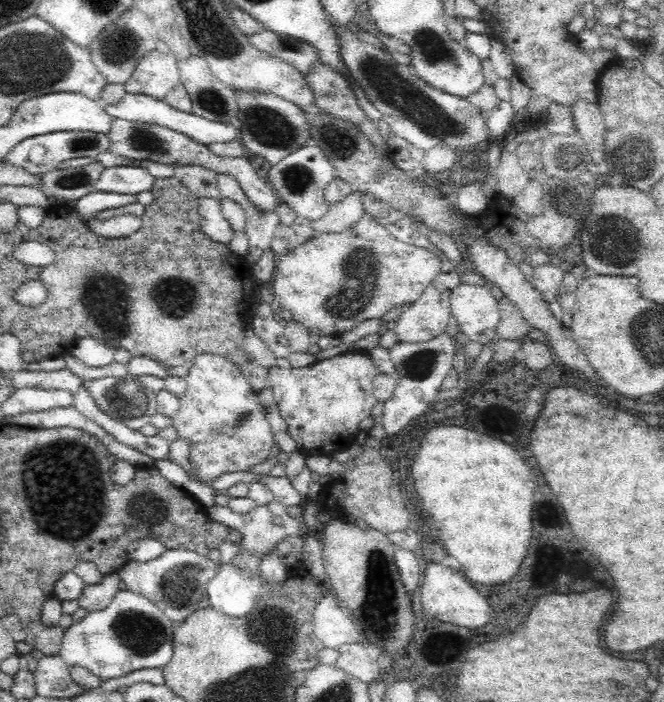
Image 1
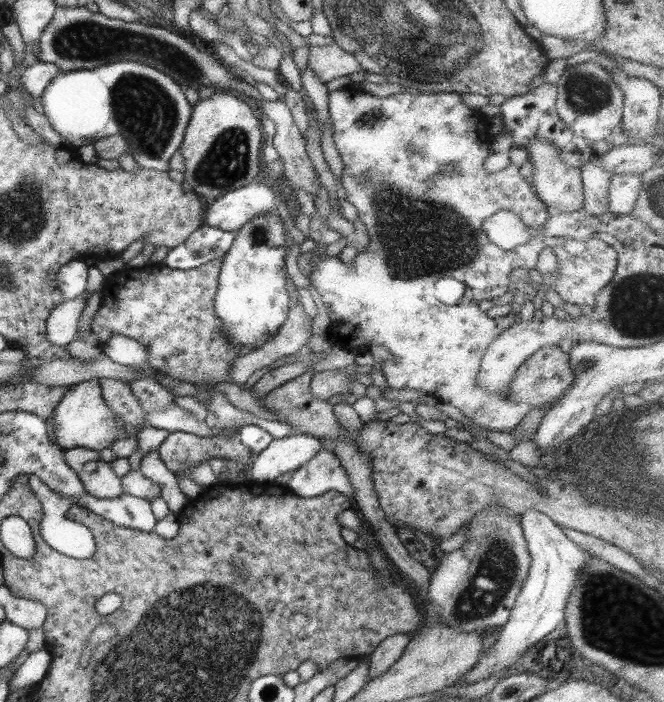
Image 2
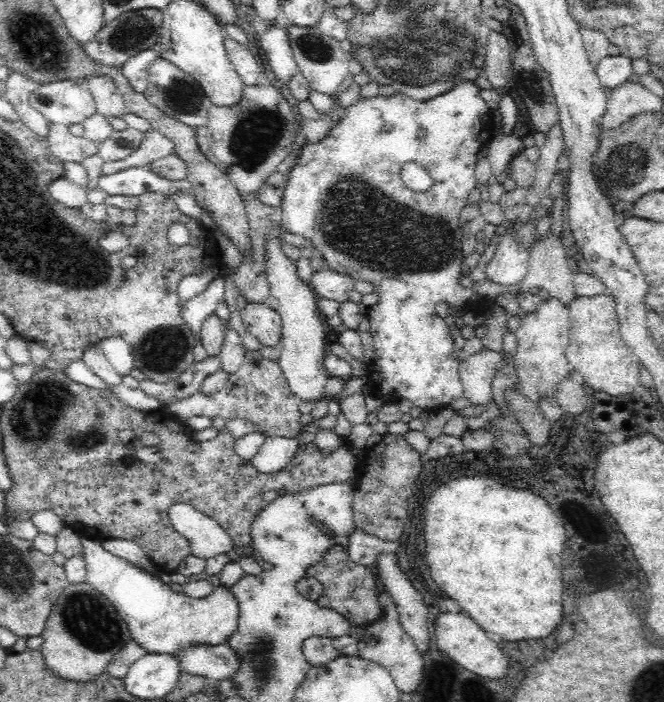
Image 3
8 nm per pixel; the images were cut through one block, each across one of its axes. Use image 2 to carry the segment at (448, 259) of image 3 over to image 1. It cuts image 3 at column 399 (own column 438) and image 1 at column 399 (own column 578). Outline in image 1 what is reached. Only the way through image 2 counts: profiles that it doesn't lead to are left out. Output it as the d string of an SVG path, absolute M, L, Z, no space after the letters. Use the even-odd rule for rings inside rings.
M364 213L356 224L339 233L321 233L298 244L294 250L277 257L276 269L269 287L273 300L292 314L309 334L320 337L342 337L358 324L370 319L381 319L391 308L402 307L420 298L441 270L441 261L424 246L408 245L390 233L391 229L380 225L374 217Z

